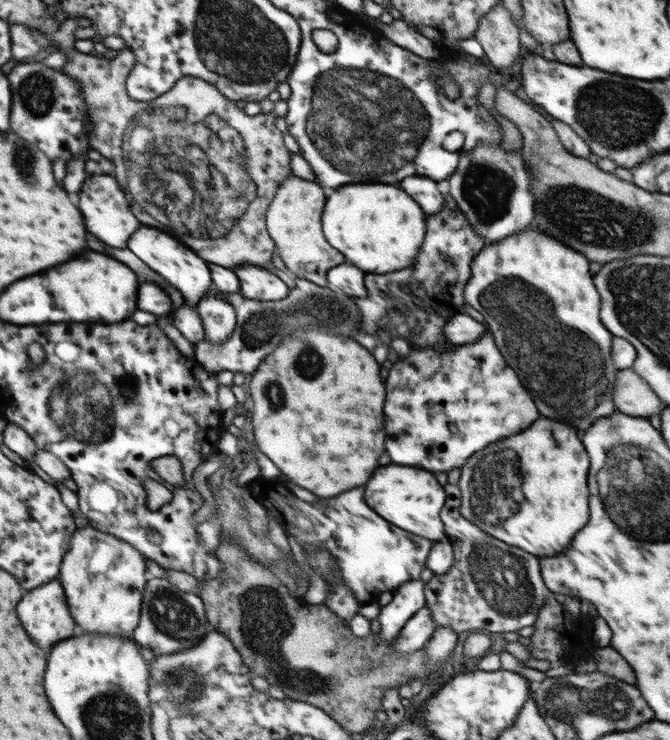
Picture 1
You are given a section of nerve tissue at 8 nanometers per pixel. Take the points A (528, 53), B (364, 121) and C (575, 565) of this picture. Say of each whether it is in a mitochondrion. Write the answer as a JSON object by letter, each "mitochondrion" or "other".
{"A":"other","B":"mitochondrion","C":"other"}

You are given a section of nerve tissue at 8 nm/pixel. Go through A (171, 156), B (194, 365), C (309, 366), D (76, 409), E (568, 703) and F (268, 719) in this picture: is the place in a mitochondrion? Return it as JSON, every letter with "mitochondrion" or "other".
{"A":"mitochondrion","B":"other","C":"mitochondrion","D":"mitochondrion","E":"mitochondrion","F":"other"}

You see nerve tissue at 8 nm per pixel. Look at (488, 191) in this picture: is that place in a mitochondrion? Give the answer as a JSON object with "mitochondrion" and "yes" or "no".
{"mitochondrion":"yes"}

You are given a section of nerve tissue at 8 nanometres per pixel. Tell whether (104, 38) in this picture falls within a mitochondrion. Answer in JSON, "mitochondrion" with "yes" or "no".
{"mitochondrion":"no"}

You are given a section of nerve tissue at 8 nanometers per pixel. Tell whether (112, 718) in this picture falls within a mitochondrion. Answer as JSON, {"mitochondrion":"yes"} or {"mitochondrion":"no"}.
{"mitochondrion":"yes"}

